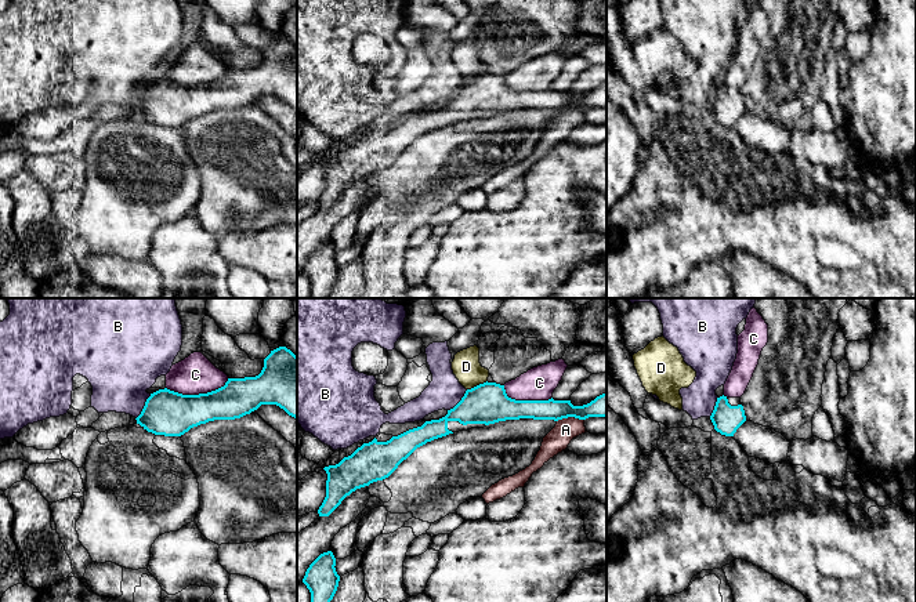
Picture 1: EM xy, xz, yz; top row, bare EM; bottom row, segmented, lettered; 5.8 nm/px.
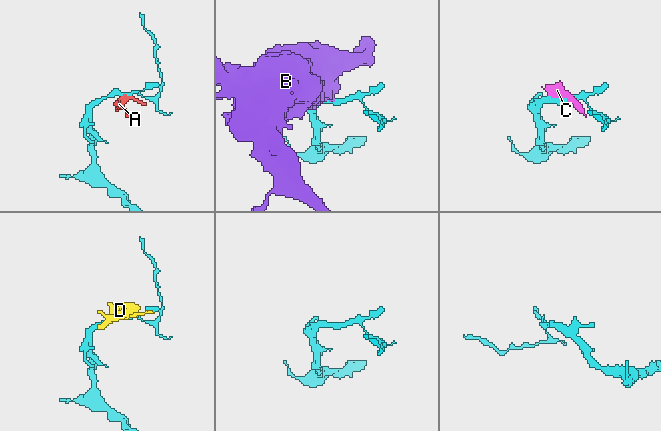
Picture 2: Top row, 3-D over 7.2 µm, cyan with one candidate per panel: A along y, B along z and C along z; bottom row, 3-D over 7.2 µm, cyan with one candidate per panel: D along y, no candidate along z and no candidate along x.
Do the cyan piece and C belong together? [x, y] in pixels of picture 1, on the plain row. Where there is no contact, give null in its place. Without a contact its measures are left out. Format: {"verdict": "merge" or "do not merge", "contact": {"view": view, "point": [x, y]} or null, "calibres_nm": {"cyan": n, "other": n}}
{"verdict": "do not merge", "contact": {"view": "xy", "point": [199, 84]}, "calibres_nm": {"cyan": 260, "other": 220}}

